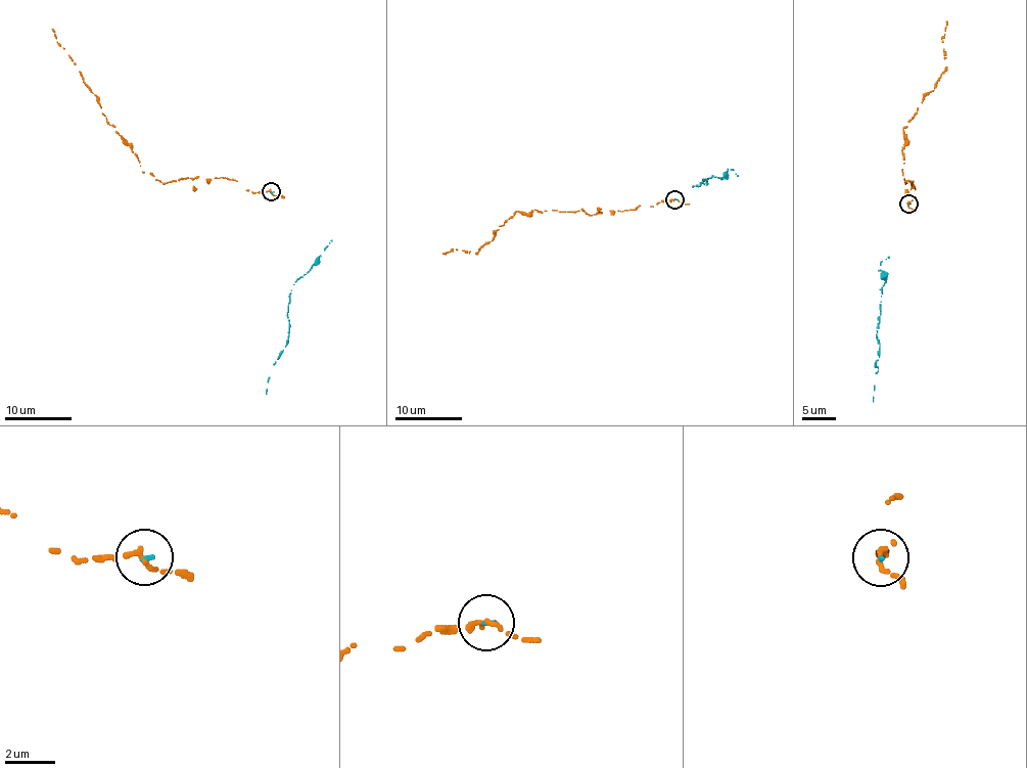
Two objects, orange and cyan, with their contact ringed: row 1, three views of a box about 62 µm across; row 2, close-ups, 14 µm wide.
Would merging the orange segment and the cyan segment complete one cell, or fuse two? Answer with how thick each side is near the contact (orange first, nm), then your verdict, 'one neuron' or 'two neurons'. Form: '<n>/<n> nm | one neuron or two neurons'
200/130 nm | one neuron

